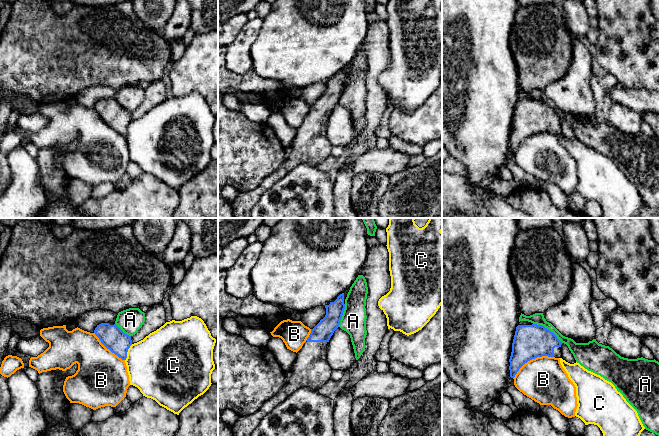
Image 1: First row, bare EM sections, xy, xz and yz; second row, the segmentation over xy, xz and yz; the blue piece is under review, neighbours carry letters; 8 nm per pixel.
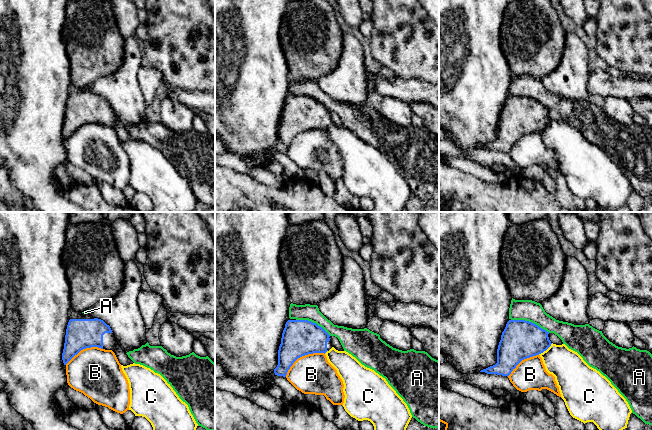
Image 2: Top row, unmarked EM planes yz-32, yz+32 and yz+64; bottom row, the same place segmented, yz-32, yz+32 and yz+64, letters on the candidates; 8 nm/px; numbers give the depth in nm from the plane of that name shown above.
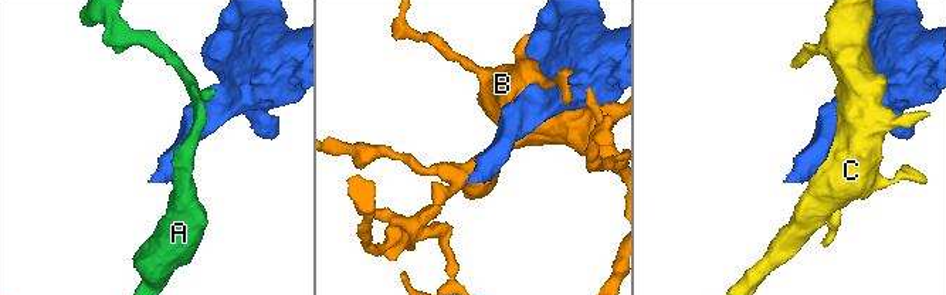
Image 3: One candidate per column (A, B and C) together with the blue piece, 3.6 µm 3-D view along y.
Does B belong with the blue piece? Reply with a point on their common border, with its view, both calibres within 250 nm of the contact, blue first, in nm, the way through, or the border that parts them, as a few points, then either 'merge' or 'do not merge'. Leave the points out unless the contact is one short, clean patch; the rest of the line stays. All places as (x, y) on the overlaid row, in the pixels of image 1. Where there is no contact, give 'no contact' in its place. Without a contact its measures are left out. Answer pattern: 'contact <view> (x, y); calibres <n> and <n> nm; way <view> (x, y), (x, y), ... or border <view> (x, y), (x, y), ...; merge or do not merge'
contact yz (531, 359); calibres 280 and 360 nm; do not merge

